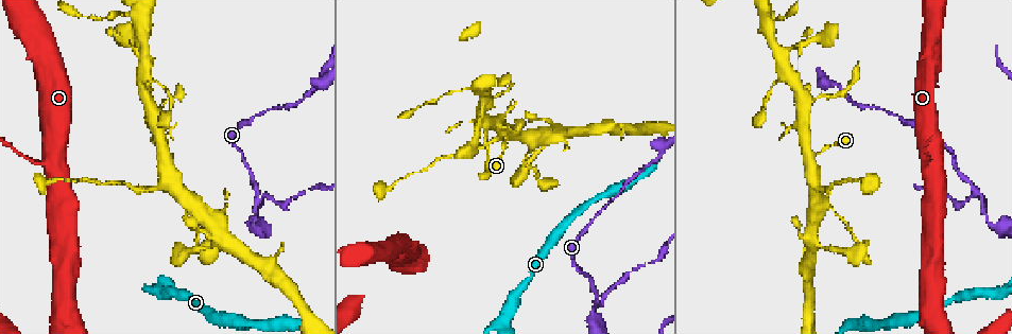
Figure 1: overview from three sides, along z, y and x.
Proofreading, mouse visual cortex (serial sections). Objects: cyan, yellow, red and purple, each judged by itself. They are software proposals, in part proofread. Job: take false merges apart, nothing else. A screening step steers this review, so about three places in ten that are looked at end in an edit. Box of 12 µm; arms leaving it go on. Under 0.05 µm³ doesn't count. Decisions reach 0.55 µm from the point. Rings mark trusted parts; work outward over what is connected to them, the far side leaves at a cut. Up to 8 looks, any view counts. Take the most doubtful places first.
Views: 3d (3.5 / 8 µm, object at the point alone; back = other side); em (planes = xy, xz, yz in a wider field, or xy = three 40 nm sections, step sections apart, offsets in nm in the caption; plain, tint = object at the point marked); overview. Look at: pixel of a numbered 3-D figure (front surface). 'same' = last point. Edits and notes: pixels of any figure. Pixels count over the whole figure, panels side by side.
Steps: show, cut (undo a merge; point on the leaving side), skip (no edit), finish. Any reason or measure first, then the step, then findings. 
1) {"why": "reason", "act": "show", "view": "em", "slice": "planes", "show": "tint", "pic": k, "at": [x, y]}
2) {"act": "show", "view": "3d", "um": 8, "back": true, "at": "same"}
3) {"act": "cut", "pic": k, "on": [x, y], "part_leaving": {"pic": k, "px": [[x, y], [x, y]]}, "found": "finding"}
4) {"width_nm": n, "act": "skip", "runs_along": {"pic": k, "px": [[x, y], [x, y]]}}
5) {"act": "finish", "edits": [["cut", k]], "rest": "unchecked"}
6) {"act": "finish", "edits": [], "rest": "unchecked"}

{"why": "branch point", "act": "show", "view": "3d", "um": 3.5, "pic": 1, "at": [598, 297]}

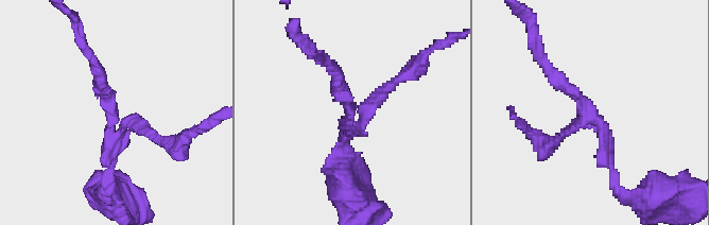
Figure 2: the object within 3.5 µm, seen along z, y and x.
{"arms": 3, "arm_widths_nm": [150, 150, 200], "why": "now the EM", "act": "show", "view": "em", "slice": "xy", "step": 1, "show": "tint", "pic": 2, "at": [351, 110]}

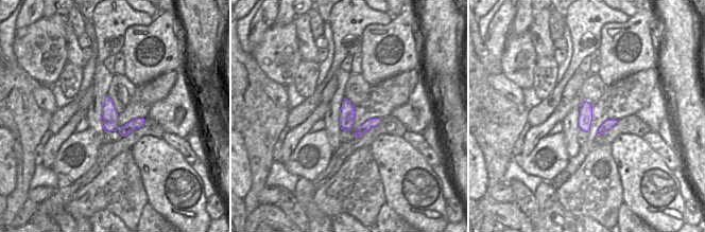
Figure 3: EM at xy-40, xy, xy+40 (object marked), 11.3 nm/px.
{"act": "cut", "pic": 2, "on": [332, 159], "found": "two cells meet here"}

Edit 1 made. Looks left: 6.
{"why": "narrows sharply", "act": "show", "view": "3d", "um": 3.5, "back": true, "pic": 1, "at": [143, 63]}

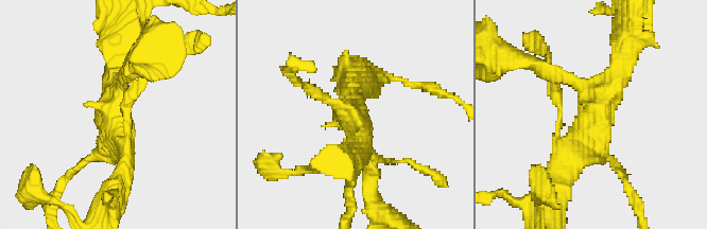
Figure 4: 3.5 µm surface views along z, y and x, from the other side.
{"arms": 4, "arm_widths_nm": [100, 150, 300, 350], "why": "shape alone is not enough", "act": "show", "view": "em", "slice": "xy", "step": 3, "show": "tint", "pic": 4, "at": [592, 111]}

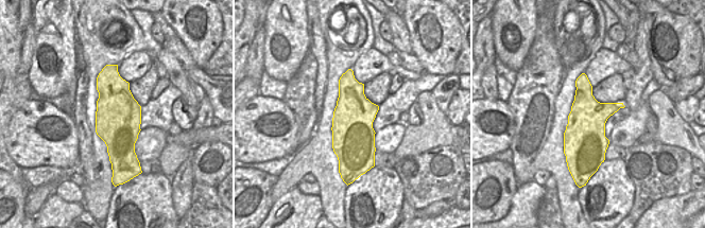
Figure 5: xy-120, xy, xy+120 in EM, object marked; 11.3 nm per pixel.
{"act": "skip", "runs_along": {"pic": 4, "px": [[558, 171], [591, 125], [626, 48]]}, "found": "continuous, no second cell"}

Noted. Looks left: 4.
{"why": "abrupt turn", "act": "show", "view": "3d", "um": 3.5, "back": true, "pic": 1, "at": [44, 161]}

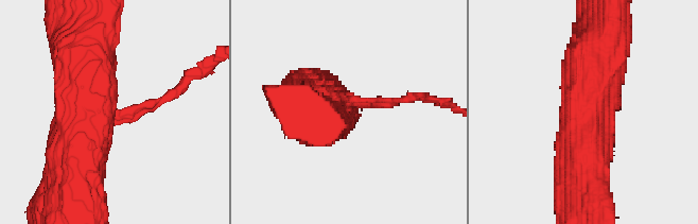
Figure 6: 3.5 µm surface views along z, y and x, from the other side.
{"why": "shape alone is not enough", "act": "show", "view": "em", "slice": "xy", "step": 5, "show": "tint", "pic": 6, "at": [347, 98]}

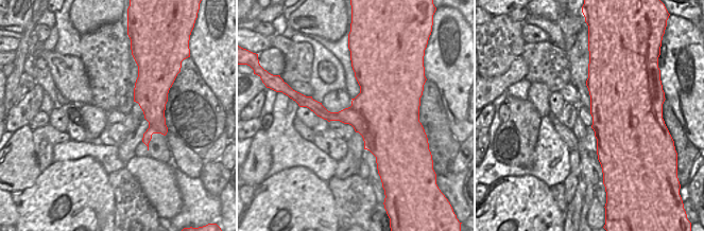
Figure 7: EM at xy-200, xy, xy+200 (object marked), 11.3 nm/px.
{"act": "cut", "pic": 6, "on": [404, 99], "found": "a second cell is stuck on"}

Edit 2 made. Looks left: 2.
{"act": "finish", "edits": [["cut", 2], ["cut", 6]], "rest": "unchecked"}

